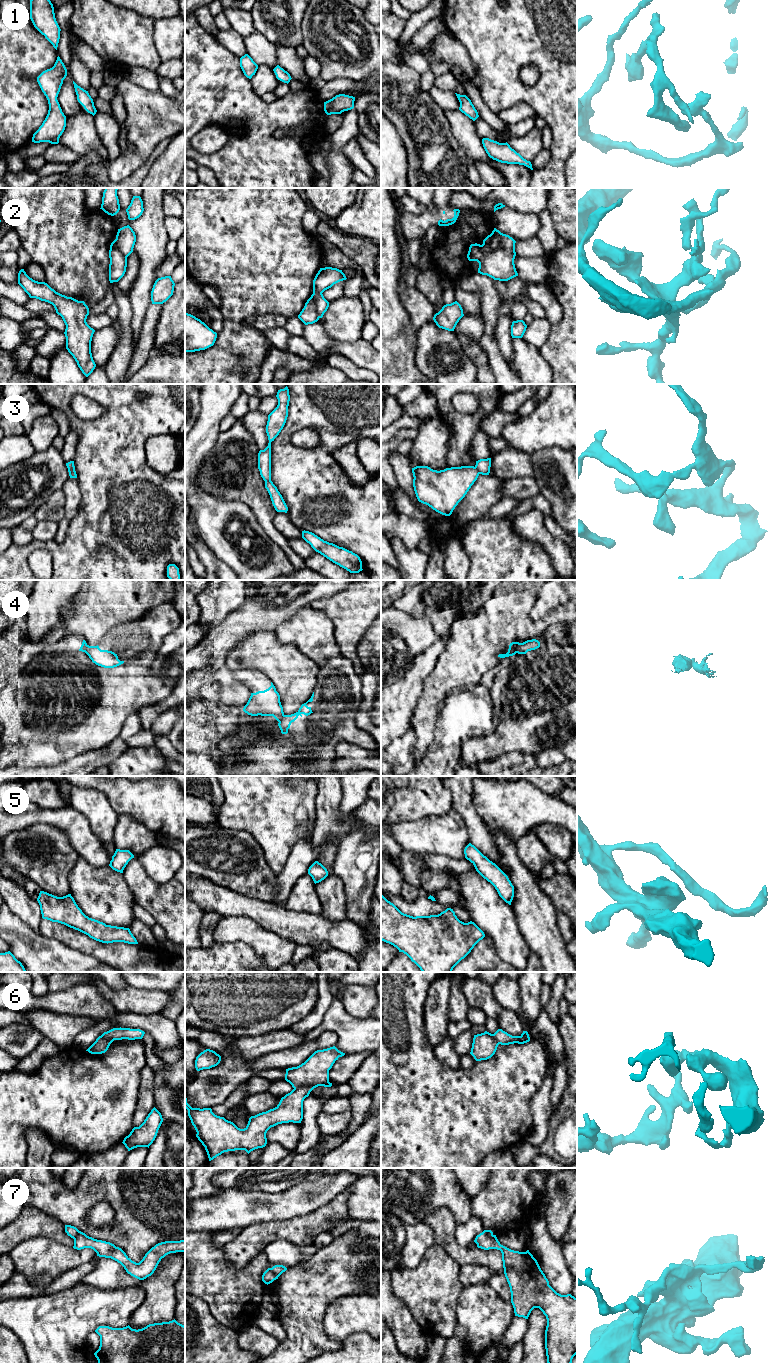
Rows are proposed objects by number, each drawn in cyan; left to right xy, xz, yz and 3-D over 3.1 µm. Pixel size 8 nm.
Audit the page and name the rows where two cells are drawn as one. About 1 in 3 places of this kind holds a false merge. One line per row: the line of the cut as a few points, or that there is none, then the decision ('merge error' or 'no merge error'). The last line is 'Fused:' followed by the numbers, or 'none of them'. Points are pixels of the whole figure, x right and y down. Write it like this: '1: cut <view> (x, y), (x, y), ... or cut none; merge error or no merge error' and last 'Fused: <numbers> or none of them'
1: cut none; no merge error
2: cut yz (503, 234), (499, 248), (491, 251), (483, 249); merge error
3: cut yz (475, 466), (479, 473); merge error
4: cut yz (522, 643), (516, 652); merge error
5: cut none; no merge error
6: cut xz (317, 1085), (302, 1085), (294, 1089); merge error
7: cut xz (270, 1268), (275, 1275), (275, 1279); merge error
Fused: 2, 3, 4, 6, 7

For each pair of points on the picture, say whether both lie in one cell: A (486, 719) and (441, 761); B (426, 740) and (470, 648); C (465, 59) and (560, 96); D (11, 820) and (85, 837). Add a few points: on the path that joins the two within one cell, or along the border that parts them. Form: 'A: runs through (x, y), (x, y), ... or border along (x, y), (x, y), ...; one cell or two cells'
A: runs through (473, 723), (448, 748); one cell
B: runs through (426, 717), (426, 710), (436, 687), (452, 671); one cell
C: border along (460, 42), (476, 66), (482, 84); two cells
D: runs through (29, 817), (67, 819); one cell

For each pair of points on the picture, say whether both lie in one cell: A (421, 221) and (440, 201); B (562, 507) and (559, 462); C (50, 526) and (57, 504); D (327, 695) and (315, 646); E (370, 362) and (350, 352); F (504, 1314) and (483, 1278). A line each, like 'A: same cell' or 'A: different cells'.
A: same cell
B: same cell
C: different cells
D: different cells
E: same cell
F: different cells

